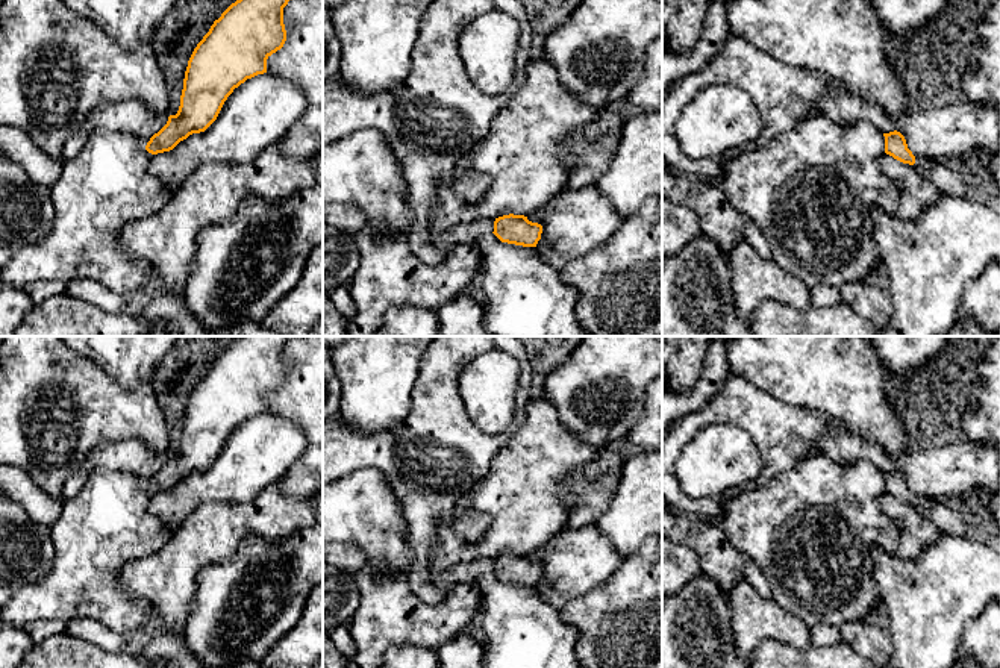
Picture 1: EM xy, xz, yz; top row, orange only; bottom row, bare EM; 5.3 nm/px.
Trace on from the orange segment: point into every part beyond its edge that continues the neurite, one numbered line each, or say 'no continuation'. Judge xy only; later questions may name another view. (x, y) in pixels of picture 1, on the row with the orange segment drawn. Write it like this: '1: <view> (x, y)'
no continuation

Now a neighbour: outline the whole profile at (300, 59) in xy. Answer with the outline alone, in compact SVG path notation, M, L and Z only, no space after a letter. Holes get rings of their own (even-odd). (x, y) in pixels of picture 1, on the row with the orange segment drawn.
M289 0L283 24L286 41L268 56L267 73L294 82L305 92L308 108L279 144L285 156L312 164L323 145L323 0Z

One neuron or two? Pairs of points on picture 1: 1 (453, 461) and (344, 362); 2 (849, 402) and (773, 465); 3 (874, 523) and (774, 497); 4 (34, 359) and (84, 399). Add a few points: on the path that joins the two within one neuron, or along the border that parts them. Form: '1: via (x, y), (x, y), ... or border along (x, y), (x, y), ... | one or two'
1: border along (414, 382), (411, 411), (393, 427), (373, 433) | two
2: border along (797, 406), (832, 415), (861, 437) | two
3: via (850, 512), (837, 499), (799, 499) | one
4: via (47, 373), (53, 379), (64, 379), (73, 388) | one

